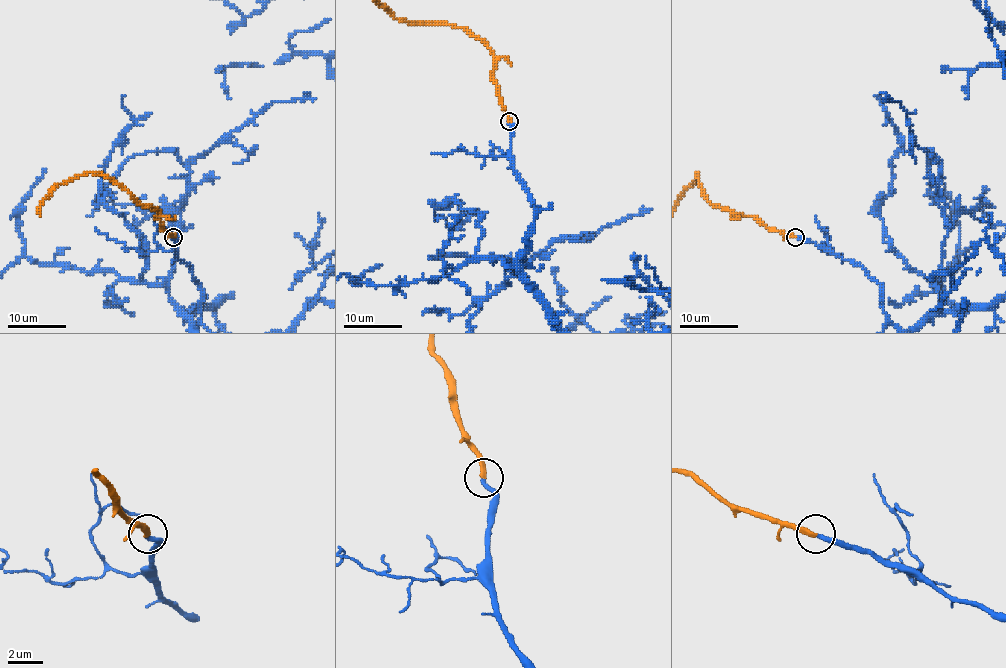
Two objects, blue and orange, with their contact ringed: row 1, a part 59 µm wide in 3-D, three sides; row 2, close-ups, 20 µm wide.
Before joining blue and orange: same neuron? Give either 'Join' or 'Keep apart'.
Join

